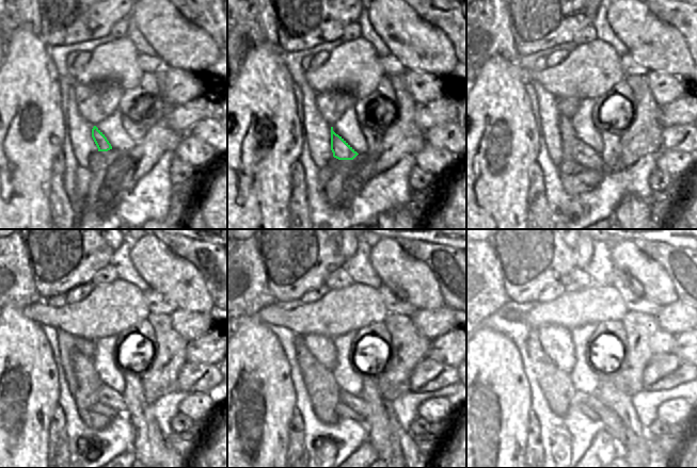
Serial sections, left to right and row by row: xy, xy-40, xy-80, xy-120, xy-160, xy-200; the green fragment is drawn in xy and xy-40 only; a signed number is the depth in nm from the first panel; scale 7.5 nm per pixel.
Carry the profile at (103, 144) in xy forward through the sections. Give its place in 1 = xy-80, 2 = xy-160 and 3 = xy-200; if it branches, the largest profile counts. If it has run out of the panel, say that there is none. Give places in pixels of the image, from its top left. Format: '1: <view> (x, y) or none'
1: xy-80 (582, 154)
2: xy-160 (359, 404)
3: xy-200 (608, 420)

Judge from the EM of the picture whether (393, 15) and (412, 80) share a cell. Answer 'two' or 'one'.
two

